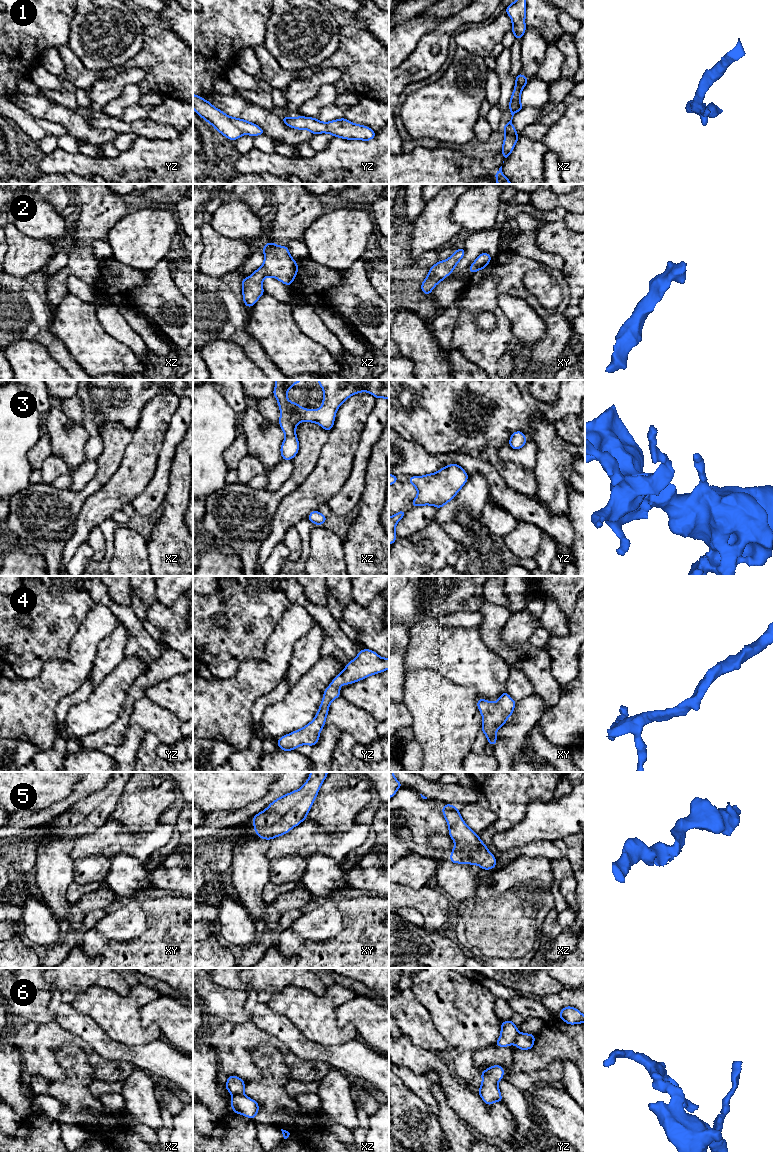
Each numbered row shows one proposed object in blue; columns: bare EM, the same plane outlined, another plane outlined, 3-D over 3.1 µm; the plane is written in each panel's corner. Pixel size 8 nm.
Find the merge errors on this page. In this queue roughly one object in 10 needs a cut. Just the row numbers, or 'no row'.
6

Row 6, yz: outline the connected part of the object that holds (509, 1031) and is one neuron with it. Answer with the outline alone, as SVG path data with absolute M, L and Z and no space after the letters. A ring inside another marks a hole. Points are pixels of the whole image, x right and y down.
M511 1020L501 1022L501 1034L494 1045L499 1047L510 1046L515 1043L518 1033L517 1026Z

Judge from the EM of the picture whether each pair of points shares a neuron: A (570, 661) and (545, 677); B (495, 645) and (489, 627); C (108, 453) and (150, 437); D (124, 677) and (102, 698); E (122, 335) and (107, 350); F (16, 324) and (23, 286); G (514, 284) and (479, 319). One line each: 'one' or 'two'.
A: two
B: one
C: two
D: one
E: two
F: one
G: two

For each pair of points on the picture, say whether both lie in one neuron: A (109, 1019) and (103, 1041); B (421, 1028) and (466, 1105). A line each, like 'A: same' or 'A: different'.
A: different
B: different

